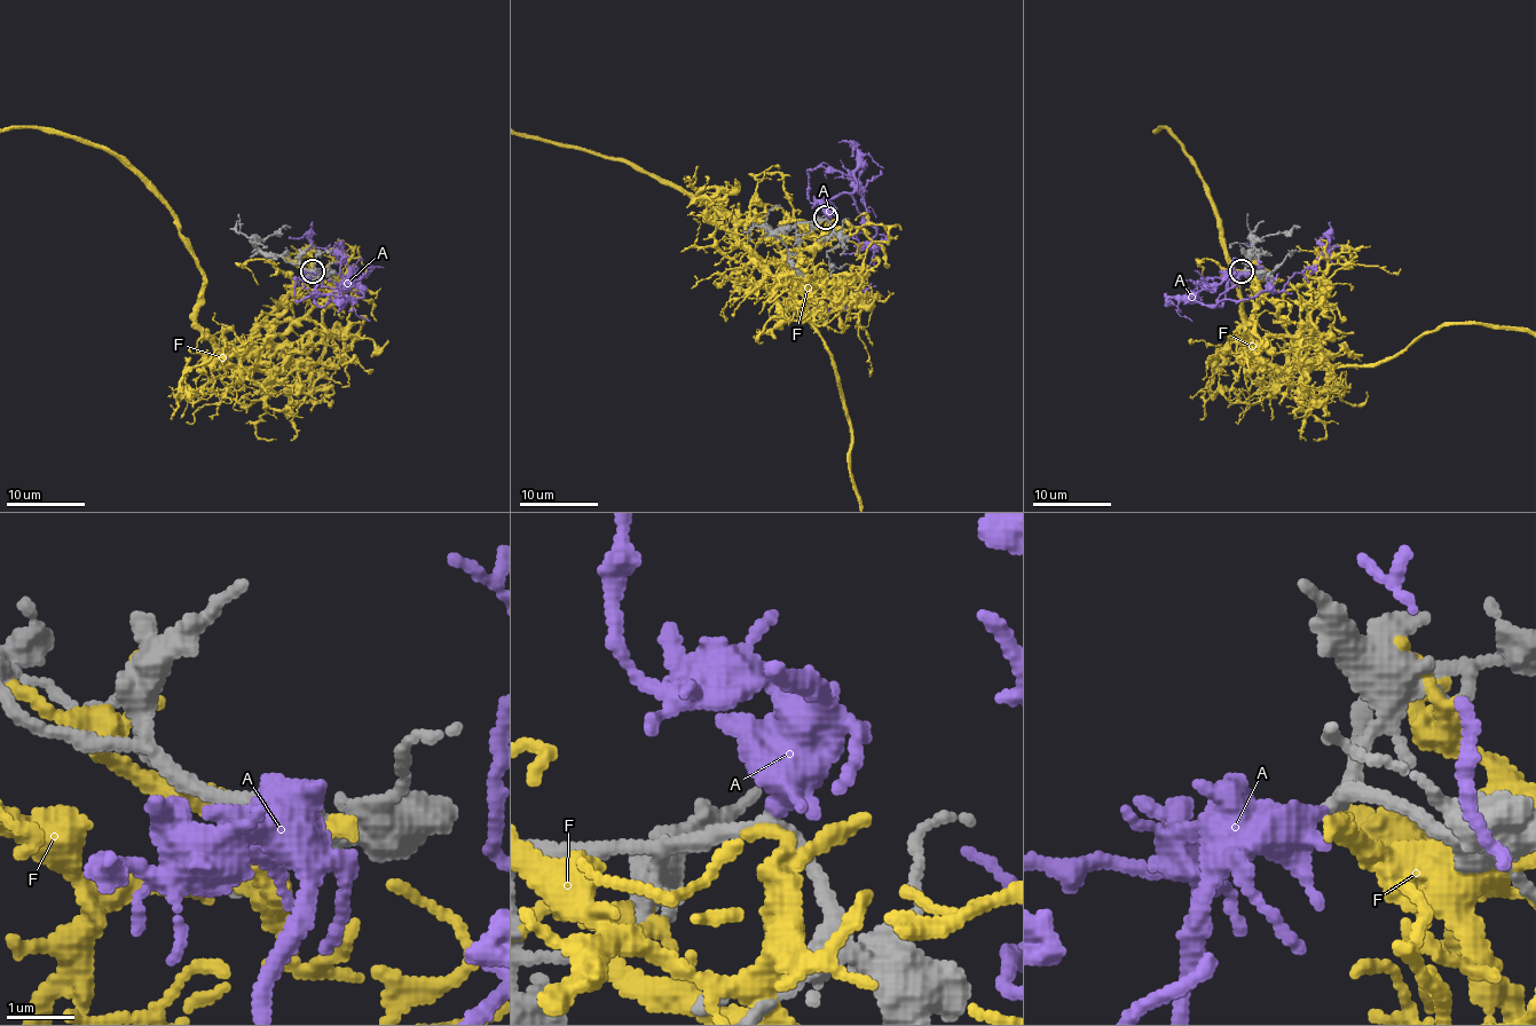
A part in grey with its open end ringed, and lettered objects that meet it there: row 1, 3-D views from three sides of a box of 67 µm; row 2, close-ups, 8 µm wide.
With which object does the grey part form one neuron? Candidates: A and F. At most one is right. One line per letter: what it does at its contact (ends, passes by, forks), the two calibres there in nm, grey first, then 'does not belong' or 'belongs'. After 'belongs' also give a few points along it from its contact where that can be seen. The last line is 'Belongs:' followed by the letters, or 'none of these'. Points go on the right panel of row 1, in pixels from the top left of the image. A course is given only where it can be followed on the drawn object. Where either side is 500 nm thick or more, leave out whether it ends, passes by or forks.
A: it passes by; calibres 240 and 400 nm; belongs; course (1243, 271), (1229, 282), (1221, 307), (1215, 305), (1284, 289), (1329, 250), (1329, 241), (1318, 238)
F: it passes by; calibres 240 and 130 nm; does not belong
Belongs: A

